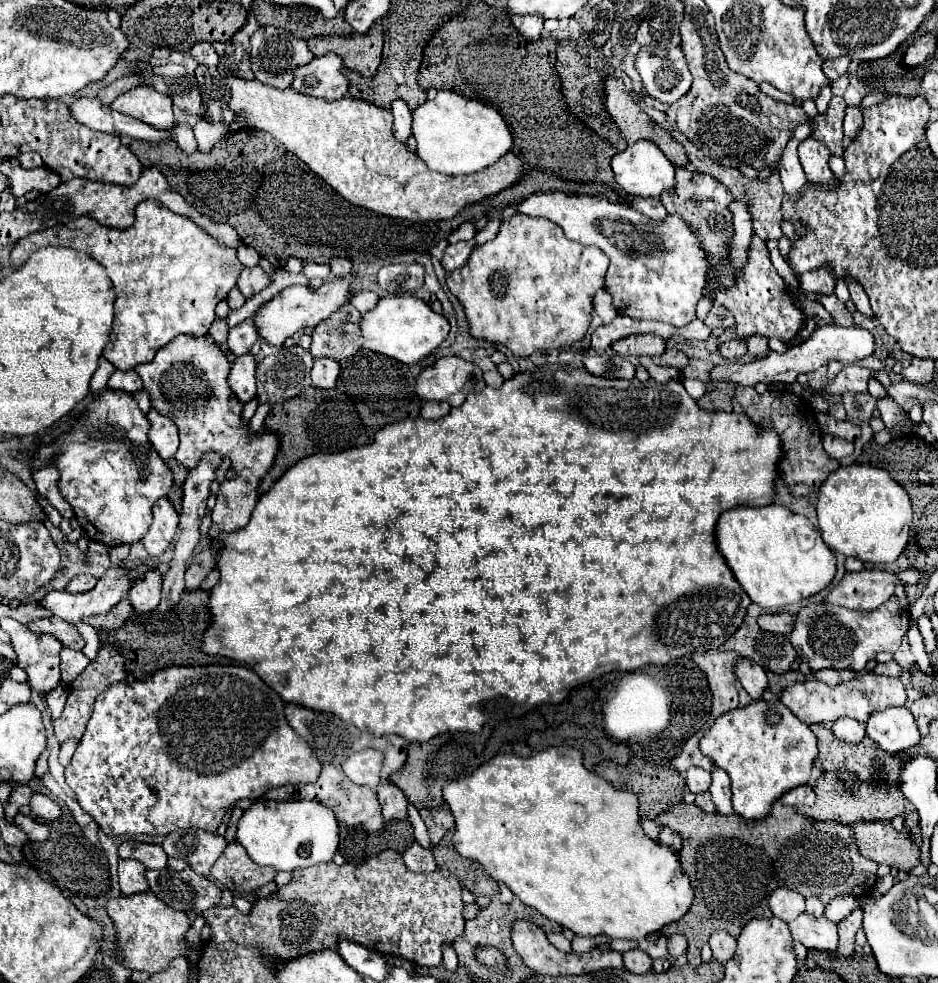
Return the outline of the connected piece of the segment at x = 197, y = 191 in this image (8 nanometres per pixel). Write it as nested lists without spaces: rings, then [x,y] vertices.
[[[242,128],[222,138],[208,156],[186,156],[172,140],[168,144],[134,140],[130,150],[144,168],[154,166],[162,170],[170,186],[196,210],[214,222],[230,224],[242,244],[252,246],[274,268],[282,268],[290,256],[326,264],[334,256],[352,262],[370,262],[400,252],[428,252],[462,220],[456,216],[454,220],[414,224],[356,208],[282,144],[272,140],[272,136],[252,128]]]

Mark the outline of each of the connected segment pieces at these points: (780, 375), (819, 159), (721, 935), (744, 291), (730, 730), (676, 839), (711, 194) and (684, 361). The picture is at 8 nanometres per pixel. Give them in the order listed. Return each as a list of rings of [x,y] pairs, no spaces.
[[[820,326],[816,328],[816,332],[802,344],[792,346],[788,352],[778,354],[778,352],[768,352],[768,356],[754,360],[754,362],[742,362],[742,364],[720,364],[714,366],[710,372],[710,382],[734,382],[734,384],[744,384],[744,386],[754,386],[758,382],[764,384],[772,384],[772,382],[784,382],[784,384],[792,384],[794,378],[802,372],[814,372],[822,366],[826,366],[832,360],[844,362],[844,364],[858,364],[860,360],[872,356],[876,352],[876,342],[874,336],[860,328],[860,326],[852,326],[852,328],[842,328],[842,326]]]
[[[806,138],[798,146],[798,156],[800,156],[800,164],[802,164],[804,172],[806,172],[808,184],[820,186],[824,190],[840,188],[840,184],[842,184],[840,178],[836,178],[828,168],[830,152],[828,152],[828,148],[824,144],[820,144],[814,138]]]
[[[716,932],[710,936],[710,948],[714,952],[714,958],[720,960],[720,964],[726,964],[736,952],[736,940],[728,932]]]
[[[758,234],[752,236],[752,248],[748,248],[748,268],[744,268],[744,276],[736,280],[736,288],[728,288],[728,292],[716,292],[714,304],[724,306],[728,312],[732,312],[736,320],[734,334],[738,334],[740,338],[762,334],[768,338],[778,338],[782,342],[790,342],[794,338],[794,322],[806,320],[804,312],[796,308],[790,288],[772,266],[766,242]]]
[[[762,700],[718,716],[702,736],[700,750],[728,772],[734,812],[744,818],[764,818],[784,792],[806,784],[818,756],[816,734],[784,704]]]
[[[662,828],[662,830],[660,830],[658,842],[660,842],[660,844],[664,844],[664,846],[670,846],[670,848],[672,848],[672,850],[676,850],[676,852],[682,848],[680,836],[676,836],[676,832],[674,832],[674,830],[670,830],[670,828]]]
[[[676,168],[676,180],[676,188],[672,192],[664,192],[662,196],[662,200],[668,200],[668,206],[664,208],[670,214],[680,214],[680,218],[696,232],[700,248],[704,248],[710,264],[706,288],[712,288],[712,272],[716,272],[716,268],[724,264],[724,244],[728,244],[728,236],[732,236],[732,228],[728,228],[728,200],[734,200],[734,196],[722,182],[714,180],[708,174]]]
[[[668,348],[664,356],[660,356],[656,362],[660,362],[662,366],[674,366],[678,370],[684,370],[688,366],[688,358],[680,350],[674,350],[674,348]]]

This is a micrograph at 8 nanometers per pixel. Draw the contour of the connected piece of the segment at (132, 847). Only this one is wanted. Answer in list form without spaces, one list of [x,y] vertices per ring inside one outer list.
[[[126,840],[118,848],[118,856],[120,858],[136,858],[148,870],[162,870],[166,866],[166,860],[168,860],[162,846],[158,846],[158,844],[142,844],[142,842],[134,842],[134,840]]]

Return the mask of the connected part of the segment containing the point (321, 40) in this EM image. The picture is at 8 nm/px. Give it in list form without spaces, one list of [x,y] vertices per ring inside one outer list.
[[[376,22],[370,28],[370,32],[364,36],[352,34],[348,38],[340,38],[340,36],[310,38],[308,48],[314,56],[324,56],[332,50],[332,52],[340,54],[346,68],[372,78],[380,66],[380,60],[382,60],[382,48],[384,48],[382,24]]]

